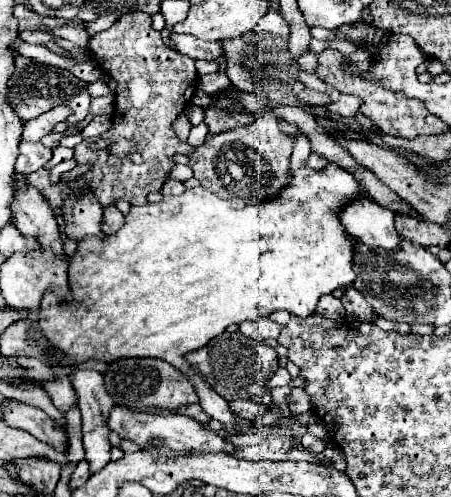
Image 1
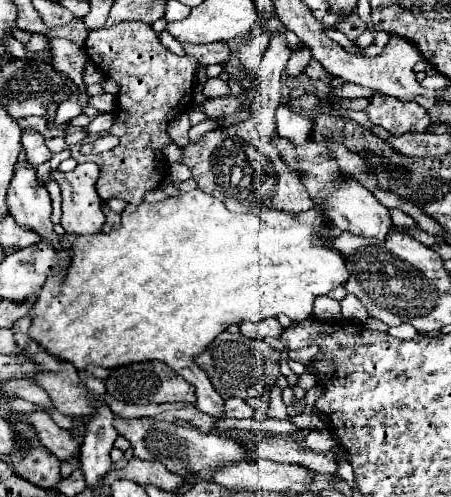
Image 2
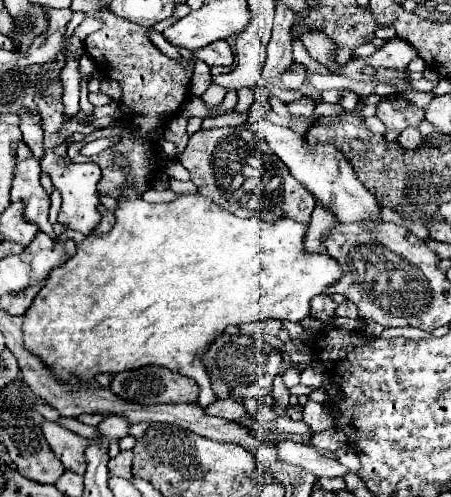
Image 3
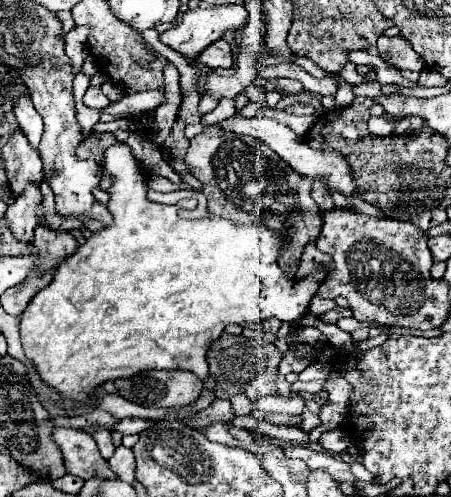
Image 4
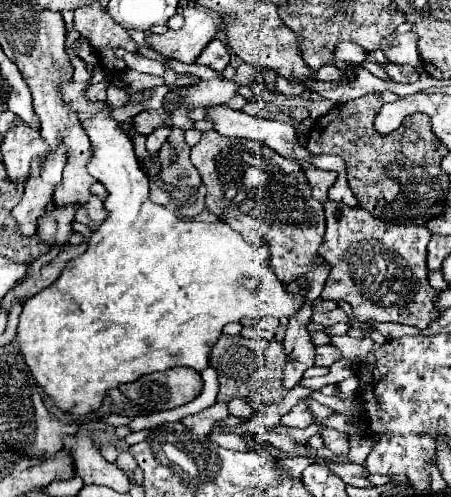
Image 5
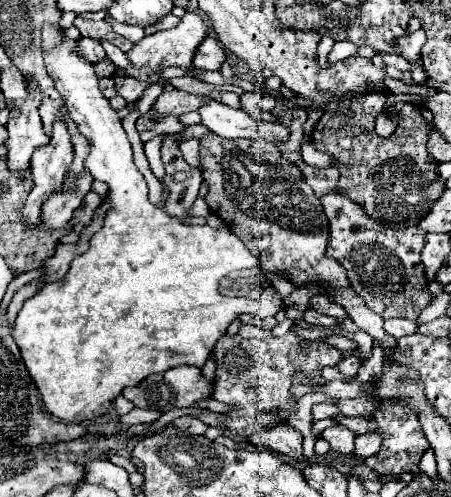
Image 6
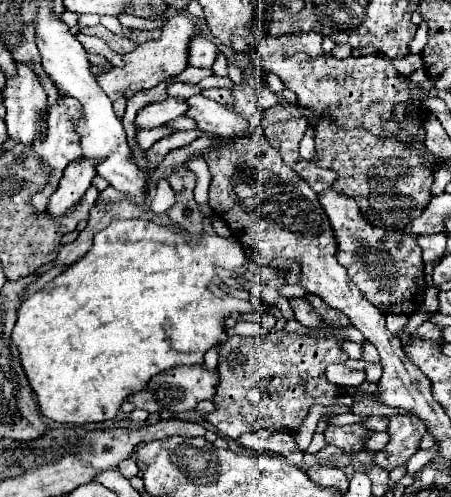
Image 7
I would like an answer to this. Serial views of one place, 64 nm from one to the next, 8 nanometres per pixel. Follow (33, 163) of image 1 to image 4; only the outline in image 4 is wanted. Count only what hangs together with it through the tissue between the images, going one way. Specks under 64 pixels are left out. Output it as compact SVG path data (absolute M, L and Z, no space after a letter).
M30 98L18 100L14 104L14 116L18 120L18 128L24 132L32 148L38 148L40 138L42 138L42 120L40 114L34 110Z

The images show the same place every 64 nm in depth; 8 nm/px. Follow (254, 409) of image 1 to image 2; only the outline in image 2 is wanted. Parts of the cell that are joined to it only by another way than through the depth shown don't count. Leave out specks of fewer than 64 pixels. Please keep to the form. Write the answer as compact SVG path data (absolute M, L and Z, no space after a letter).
M228 398L224 402L224 410L228 418L254 418L254 408L242 398Z

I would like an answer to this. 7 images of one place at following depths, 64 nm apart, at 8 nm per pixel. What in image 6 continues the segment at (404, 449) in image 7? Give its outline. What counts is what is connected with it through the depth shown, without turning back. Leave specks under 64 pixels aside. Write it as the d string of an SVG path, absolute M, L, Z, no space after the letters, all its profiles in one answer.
M382 398L382 400L378 400L378 406L376 406L372 418L378 424L376 432L382 436L382 446L374 456L366 458L364 464L378 474L392 474L392 476L400 476L404 472L410 472L412 476L422 474L418 464L420 464L420 458L424 456L424 452L430 448L430 444L424 436L418 412L414 412L410 406L398 404L396 400Z

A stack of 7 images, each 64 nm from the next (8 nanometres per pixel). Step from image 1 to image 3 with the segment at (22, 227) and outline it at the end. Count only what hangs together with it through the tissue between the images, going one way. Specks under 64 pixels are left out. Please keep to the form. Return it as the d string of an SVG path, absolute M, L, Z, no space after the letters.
M22 142L16 144L16 158L18 162L10 188L10 200L24 202L24 218L30 224L36 224L40 232L46 232L50 238L54 238L56 234L52 230L52 224L48 222L50 196L40 184L40 162Z

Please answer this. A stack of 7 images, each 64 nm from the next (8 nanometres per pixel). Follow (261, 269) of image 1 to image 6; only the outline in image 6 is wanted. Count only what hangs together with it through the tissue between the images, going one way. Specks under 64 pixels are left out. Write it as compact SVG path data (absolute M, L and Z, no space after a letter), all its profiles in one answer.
M44 26L42 32L46 68L56 82L56 90L66 102L70 118L90 142L90 156L84 166L94 180L108 184L110 210L106 212L104 226L92 236L90 250L72 260L66 276L44 286L36 296L24 302L12 336L22 350L22 360L40 390L46 410L62 422L82 422L102 416L124 386L136 386L150 374L164 372L180 364L202 368L212 354L216 340L224 336L230 322L238 316L252 314L266 318L286 312L288 306L270 282L262 286L258 300L248 296L224 296L220 292L220 282L228 278L230 272L260 268L258 256L254 256L226 226L214 230L208 224L184 224L164 212L164 208L150 204L146 180L134 164L132 146L116 110L98 88L94 66L82 60L74 52L74 42L66 40L54 26Z

